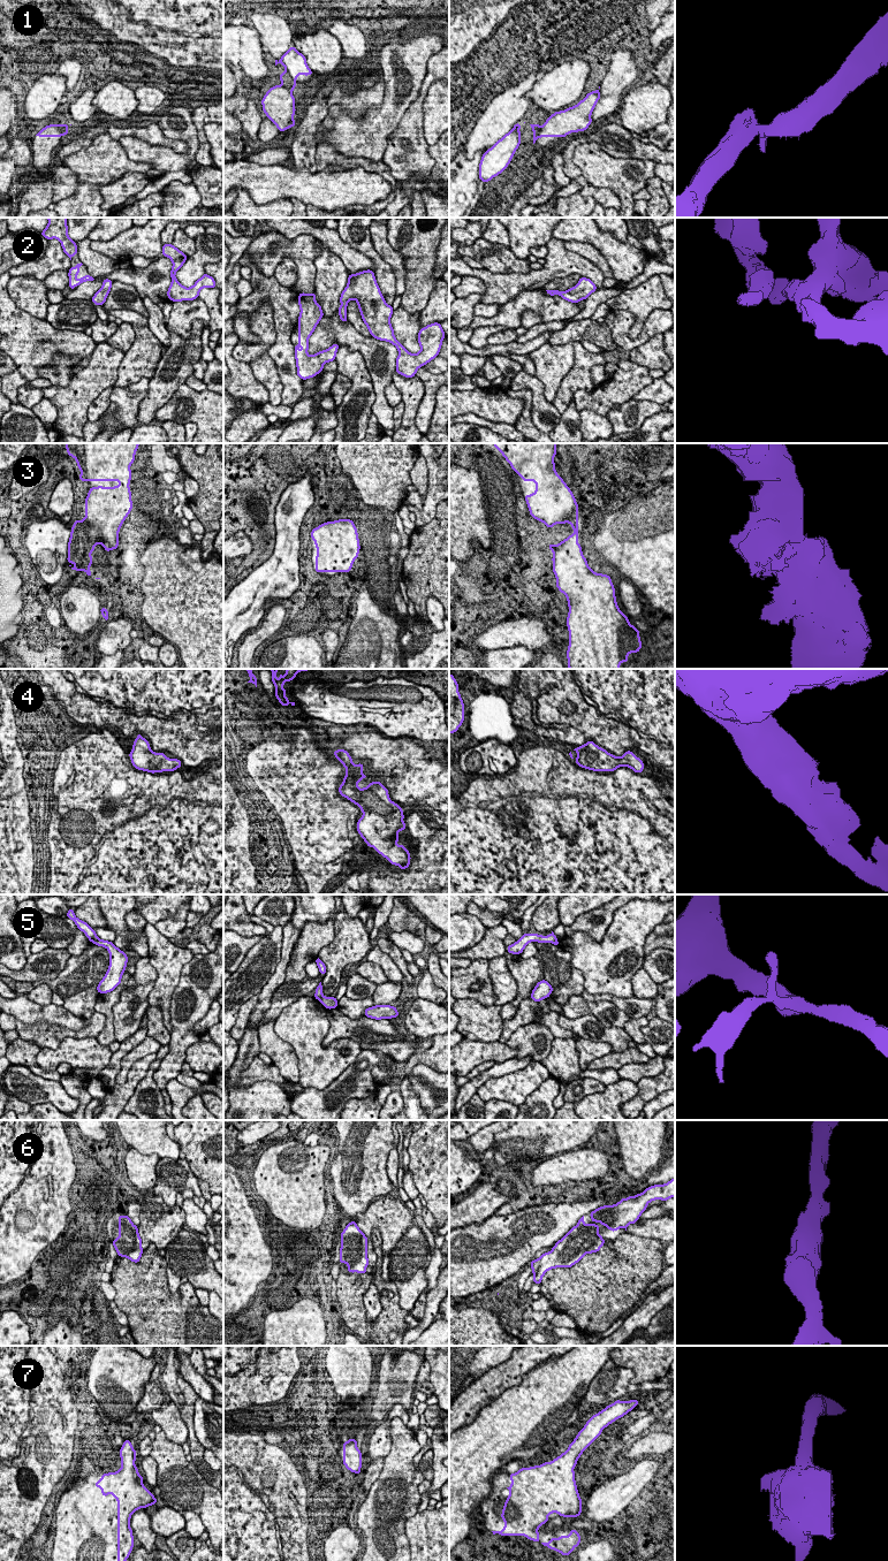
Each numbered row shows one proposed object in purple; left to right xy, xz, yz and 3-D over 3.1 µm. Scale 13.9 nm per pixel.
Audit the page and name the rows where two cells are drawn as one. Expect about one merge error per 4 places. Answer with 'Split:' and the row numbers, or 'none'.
Split: 1, 5

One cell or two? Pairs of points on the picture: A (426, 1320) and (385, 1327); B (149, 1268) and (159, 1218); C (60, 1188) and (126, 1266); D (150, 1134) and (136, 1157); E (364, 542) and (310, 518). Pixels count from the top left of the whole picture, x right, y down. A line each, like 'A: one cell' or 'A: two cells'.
A: two cells
B: two cells
C: two cells
D: two cells
E: one cell

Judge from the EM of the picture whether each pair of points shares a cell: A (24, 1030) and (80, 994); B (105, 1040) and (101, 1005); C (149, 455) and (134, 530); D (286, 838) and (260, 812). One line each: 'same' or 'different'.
A: different
B: same
C: same
D: same

